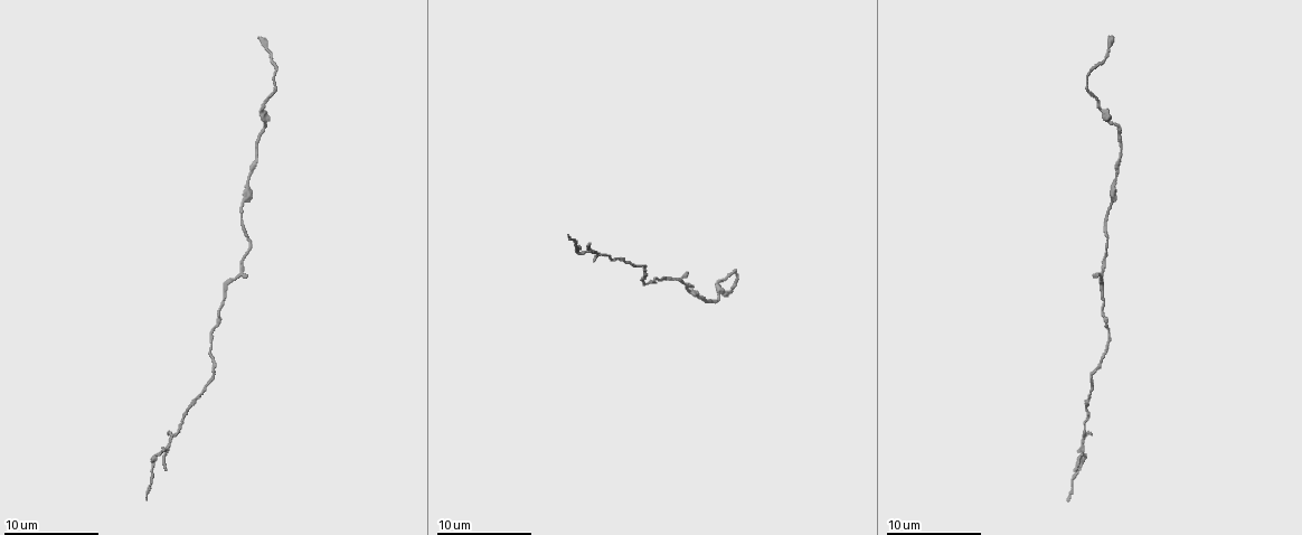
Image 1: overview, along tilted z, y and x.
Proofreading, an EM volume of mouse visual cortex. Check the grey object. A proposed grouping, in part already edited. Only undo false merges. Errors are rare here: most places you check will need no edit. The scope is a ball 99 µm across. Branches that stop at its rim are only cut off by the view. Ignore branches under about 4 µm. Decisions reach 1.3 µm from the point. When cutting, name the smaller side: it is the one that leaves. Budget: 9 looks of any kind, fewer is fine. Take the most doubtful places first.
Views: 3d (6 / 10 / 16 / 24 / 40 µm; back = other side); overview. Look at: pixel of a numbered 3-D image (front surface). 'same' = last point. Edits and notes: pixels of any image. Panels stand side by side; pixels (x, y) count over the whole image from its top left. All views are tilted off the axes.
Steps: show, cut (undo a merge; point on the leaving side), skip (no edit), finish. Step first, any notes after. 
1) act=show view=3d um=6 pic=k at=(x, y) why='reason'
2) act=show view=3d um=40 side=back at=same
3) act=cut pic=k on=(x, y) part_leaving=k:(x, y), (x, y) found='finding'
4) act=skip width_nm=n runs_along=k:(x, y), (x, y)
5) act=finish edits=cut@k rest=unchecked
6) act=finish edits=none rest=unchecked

act=show view=3d um=16 pic=1 at=(166, 446) why='three-way junction'

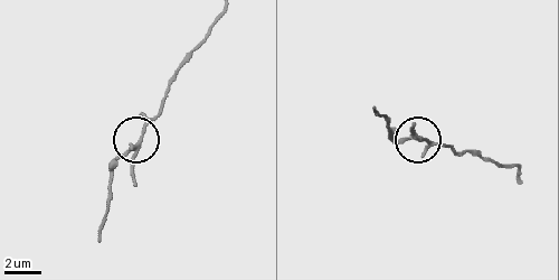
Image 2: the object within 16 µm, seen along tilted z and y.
act=show view=3d um=6 pic=2 at=(419, 139)

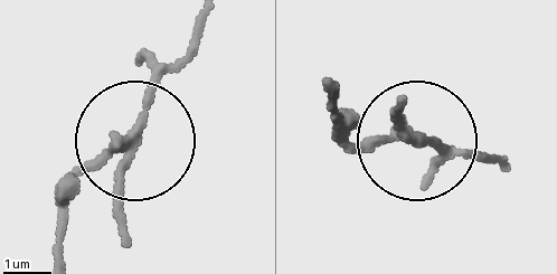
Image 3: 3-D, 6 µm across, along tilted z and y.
act=cut pic=3 on=(347, 145) arms=3 part_leaving=3:(408, 136), (346, 124), (328, 100) found='two cells meet here'

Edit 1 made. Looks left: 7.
act=show view=overview

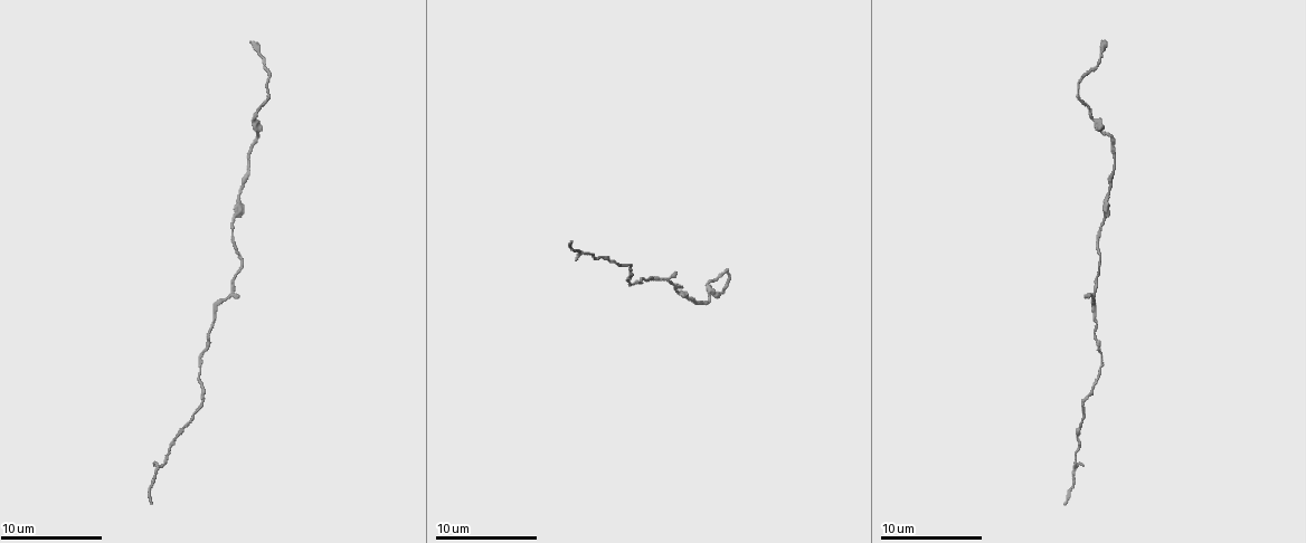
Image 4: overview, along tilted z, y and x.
act=show view=3d um=10 pic=4 at=(1096, 288) why='three-way junction'

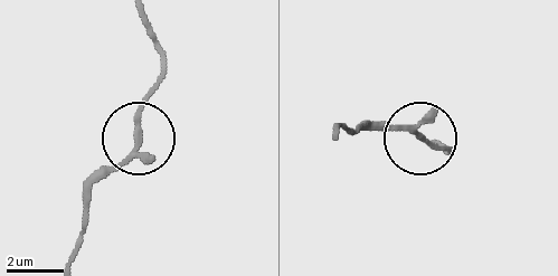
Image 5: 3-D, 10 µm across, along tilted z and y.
act=show view=3d um=10 side=back pic=5 at=(417, 135)

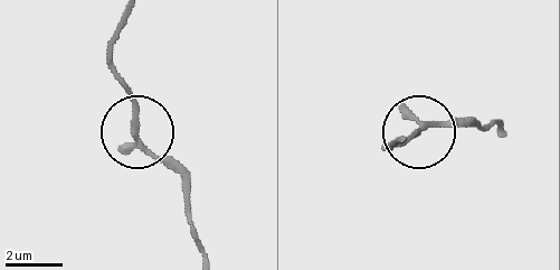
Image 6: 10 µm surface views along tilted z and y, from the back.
act=skip arms=3 runs_along=6:(140, 136), (188, 182) found='continuous, no second cell'

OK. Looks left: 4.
act=show view=3d um=10 pic=4 at=(238, 203)

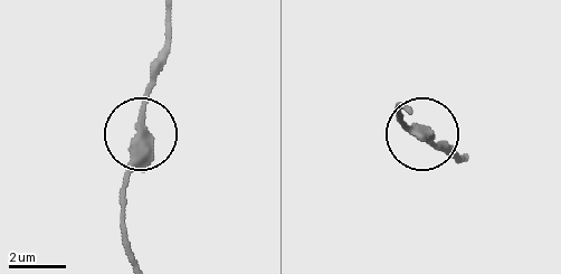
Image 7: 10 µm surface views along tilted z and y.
act=skip runs_along=7:(132, 252), (121, 187), (144, 122), (153, 59) found='all the same cell'

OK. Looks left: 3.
act=show view=3d um=10 pic=4 at=(256, 118) why='sudden change in width'

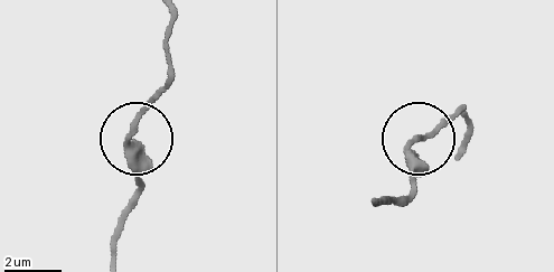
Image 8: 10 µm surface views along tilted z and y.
act=skip width_nm=310 runs_along=8:(113, 260), (118, 224), (140, 180), (138, 122), (172, 81) found='all the same cell'

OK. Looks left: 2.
act=finish edits=cut@3 rest=unchecked

